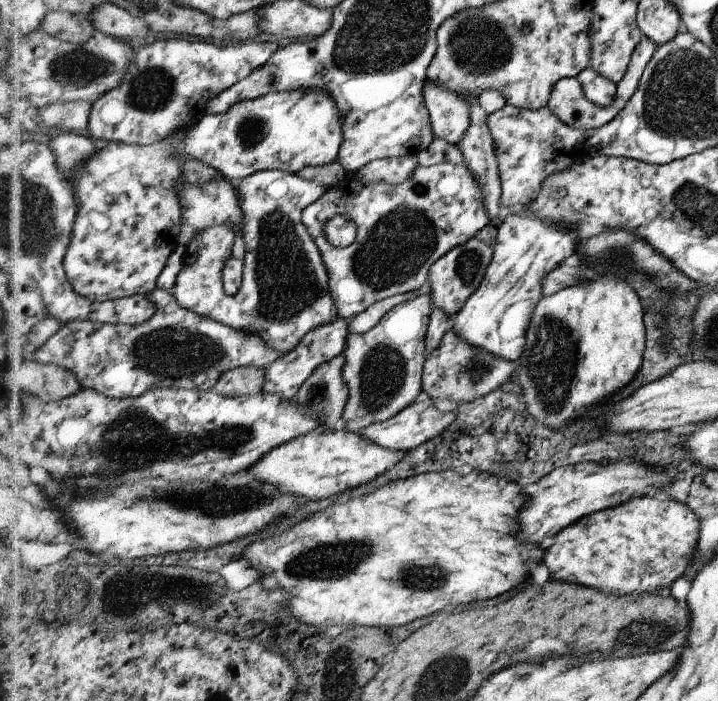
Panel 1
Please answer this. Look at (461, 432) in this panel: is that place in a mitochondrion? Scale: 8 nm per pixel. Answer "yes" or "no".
no

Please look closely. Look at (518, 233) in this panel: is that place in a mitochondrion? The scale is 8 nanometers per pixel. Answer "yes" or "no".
no

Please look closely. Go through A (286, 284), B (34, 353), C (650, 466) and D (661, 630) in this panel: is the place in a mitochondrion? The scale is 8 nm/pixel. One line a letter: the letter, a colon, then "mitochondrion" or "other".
A: mitochondrion
B: other
C: other
D: mitochondrion

